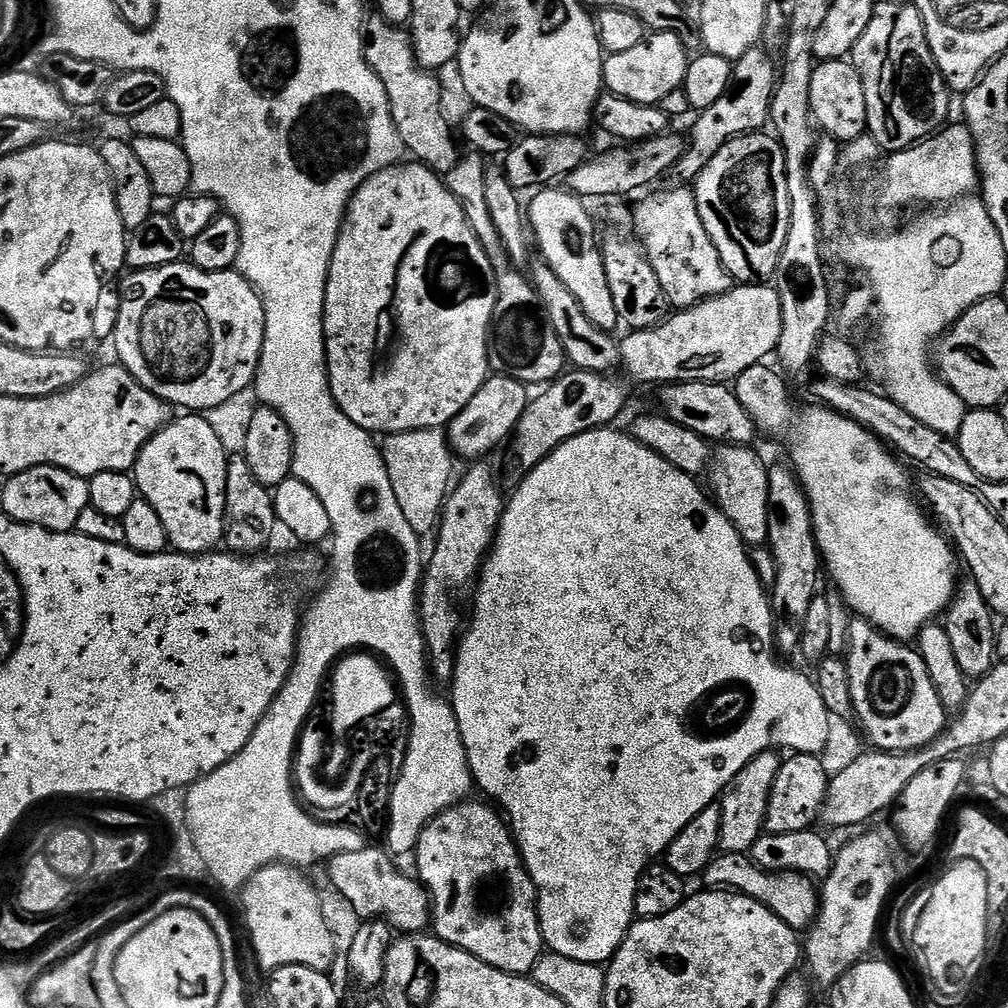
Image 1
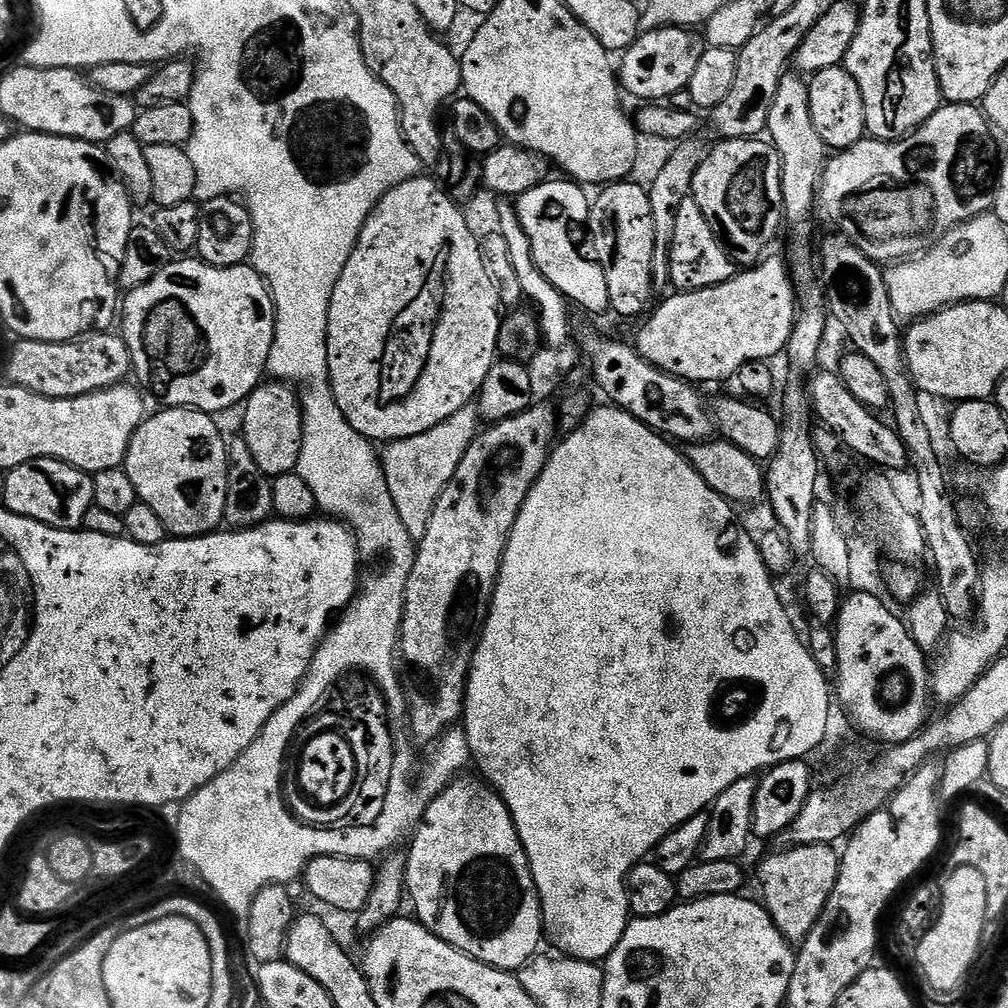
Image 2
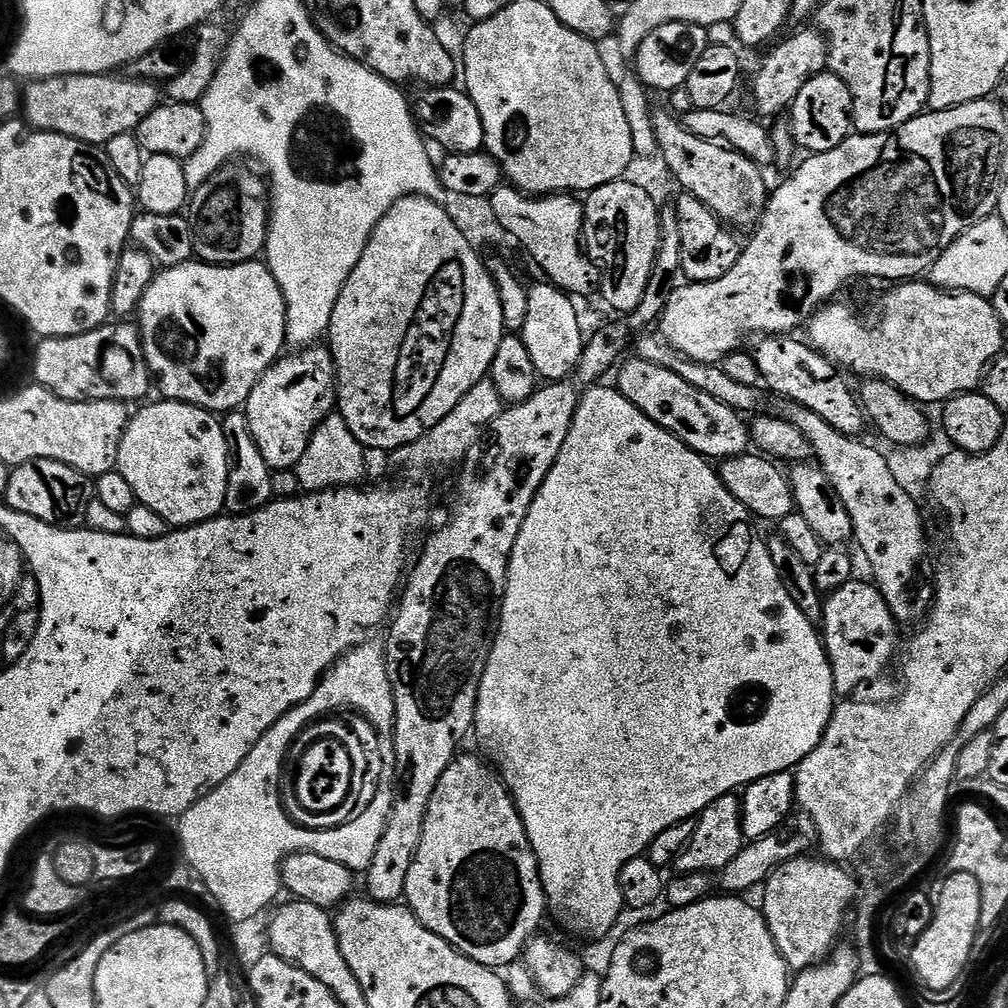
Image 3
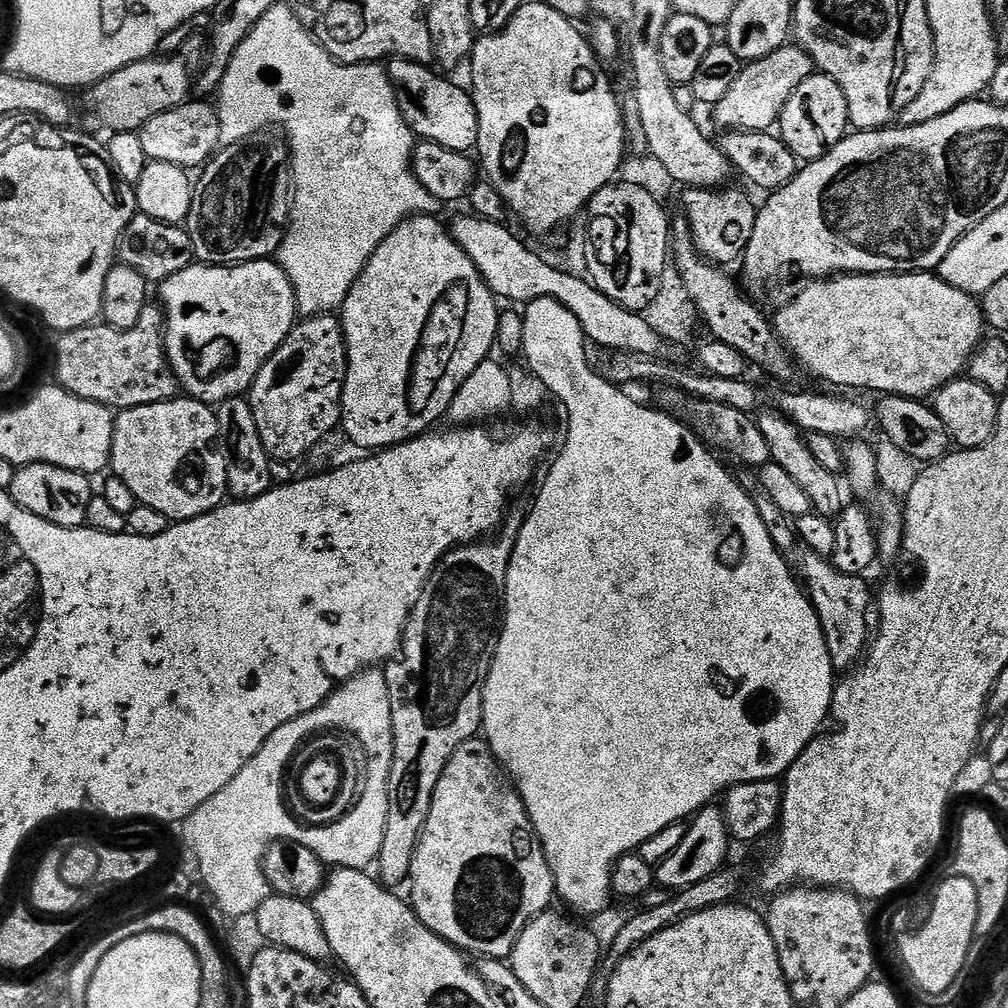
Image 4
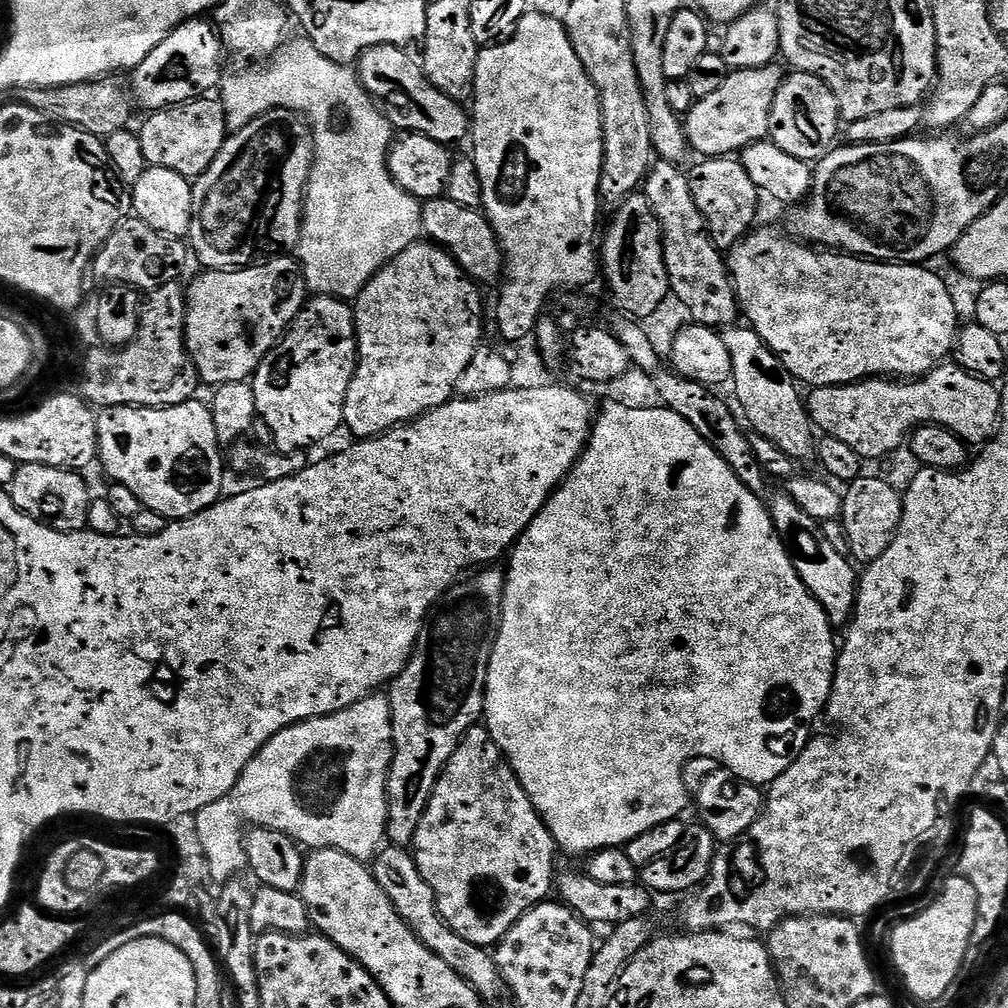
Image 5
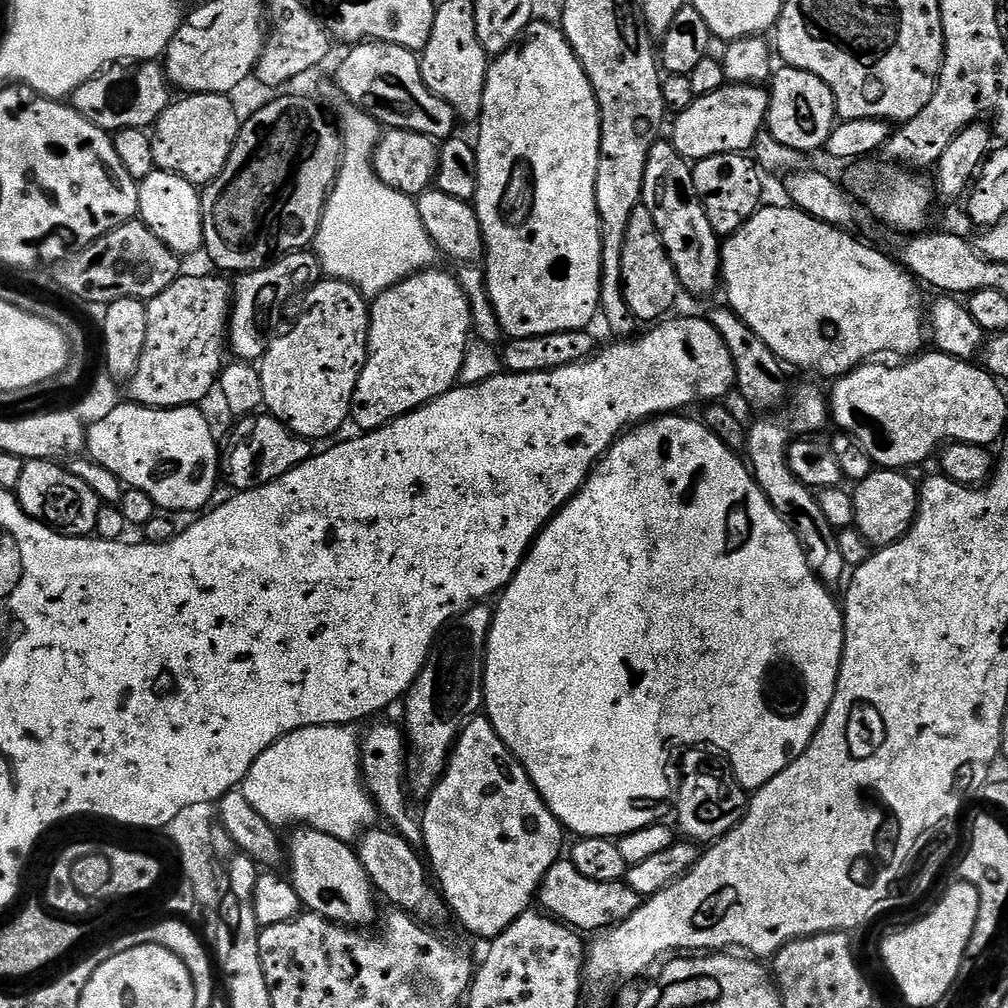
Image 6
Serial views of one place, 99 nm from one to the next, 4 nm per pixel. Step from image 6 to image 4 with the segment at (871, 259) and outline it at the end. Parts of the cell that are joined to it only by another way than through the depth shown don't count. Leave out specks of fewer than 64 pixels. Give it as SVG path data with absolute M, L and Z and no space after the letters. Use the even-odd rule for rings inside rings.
M877 272L875 274L837 274L831 278L816 278L811 282L805 283L800 293L797 294L796 297L793 298L792 301L789 302L788 305L785 306L784 309L781 310L777 316L774 316L774 327L777 335L780 337L781 342L788 349L791 355L794 357L795 363L797 365L800 364L805 368L806 371L809 372L812 376L817 376L820 380L825 380L828 384L837 384L837 389L840 390L848 390L844 388L869 388L870 391L876 392L875 394L887 394L890 396L908 396L912 400L918 400L921 398L931 397L933 394L940 391L940 389L947 386L952 380L957 379L967 369L969 362L972 361L972 355L976 353L976 347L979 346L981 340L985 339L986 336L986 321L984 319L984 309L982 307L981 301L977 299L973 293L963 292L962 290L958 290L954 286L950 286L945 282L939 274L933 274L932 272L898 272L895 274L889 274L887 272Z

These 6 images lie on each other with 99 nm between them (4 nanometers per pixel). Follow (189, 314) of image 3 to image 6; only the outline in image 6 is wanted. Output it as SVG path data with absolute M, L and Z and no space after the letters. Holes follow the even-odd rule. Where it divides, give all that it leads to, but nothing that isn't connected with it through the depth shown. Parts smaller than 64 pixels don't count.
M301 250L289 252L279 260L273 260L267 268L257 272L246 272L235 281L232 310L228 317L227 343L233 357L244 362L256 362L268 349L273 335L272 323L280 316L284 303L291 296L299 297L313 282L321 279L320 262L315 251Z

